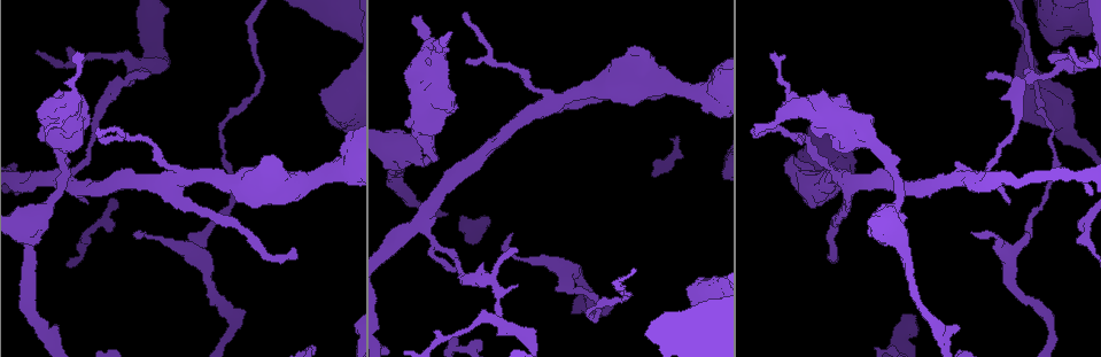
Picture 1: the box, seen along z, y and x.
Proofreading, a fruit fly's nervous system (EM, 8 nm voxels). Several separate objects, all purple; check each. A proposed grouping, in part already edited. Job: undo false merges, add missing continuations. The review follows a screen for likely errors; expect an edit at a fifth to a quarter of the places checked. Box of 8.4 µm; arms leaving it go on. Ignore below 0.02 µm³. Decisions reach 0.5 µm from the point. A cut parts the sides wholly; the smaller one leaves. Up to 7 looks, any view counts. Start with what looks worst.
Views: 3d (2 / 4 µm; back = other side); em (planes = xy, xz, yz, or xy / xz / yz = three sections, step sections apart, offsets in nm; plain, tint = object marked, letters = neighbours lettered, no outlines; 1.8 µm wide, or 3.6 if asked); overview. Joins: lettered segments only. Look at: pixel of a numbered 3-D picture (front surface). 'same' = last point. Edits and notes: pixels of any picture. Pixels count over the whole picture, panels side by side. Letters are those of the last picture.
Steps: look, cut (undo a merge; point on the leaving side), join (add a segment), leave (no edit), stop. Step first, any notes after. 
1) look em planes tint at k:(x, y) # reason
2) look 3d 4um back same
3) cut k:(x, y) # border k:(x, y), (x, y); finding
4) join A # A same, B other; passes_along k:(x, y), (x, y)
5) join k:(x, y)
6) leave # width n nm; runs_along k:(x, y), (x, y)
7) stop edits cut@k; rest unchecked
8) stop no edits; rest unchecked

look em xz step 16 letters at 1:(294, 248) # long arm stops here

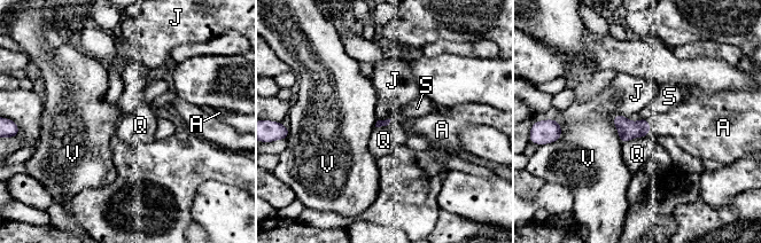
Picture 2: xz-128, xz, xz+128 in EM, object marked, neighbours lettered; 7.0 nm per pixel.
look em planes letters same

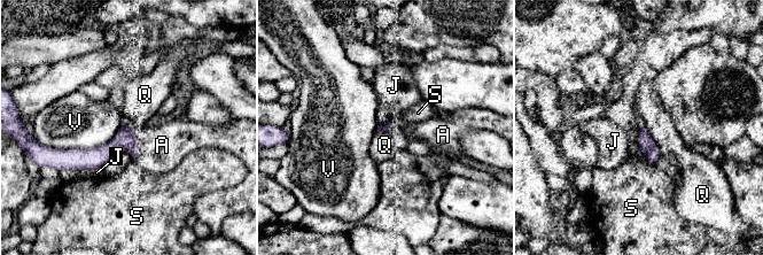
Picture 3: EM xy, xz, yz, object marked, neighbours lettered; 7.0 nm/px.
join A # A same, J other, Q other, S other, V other; the neuron continues

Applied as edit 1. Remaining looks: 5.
look overview # see it whole again

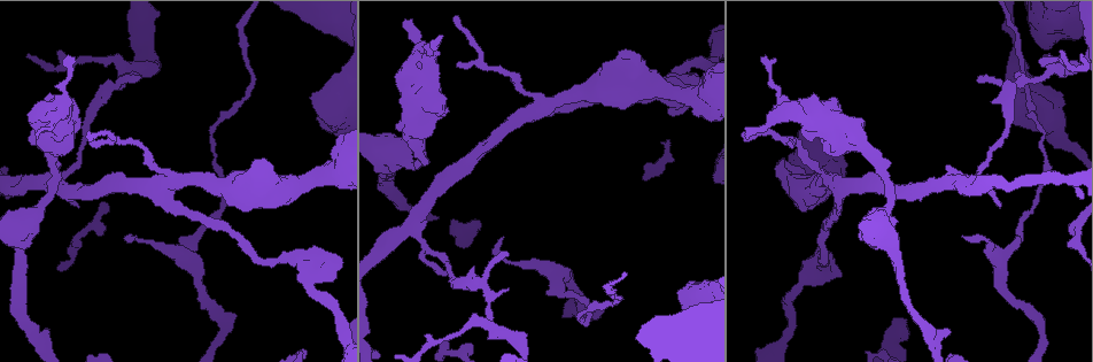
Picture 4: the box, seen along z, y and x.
look 3d 4um at 4:(949, 330)

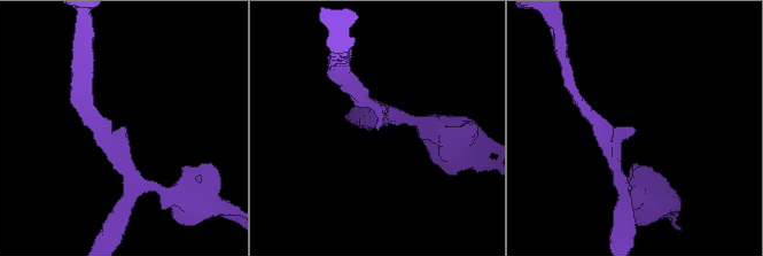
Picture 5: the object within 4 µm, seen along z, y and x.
look em yz step 16 tint at 5:(120, 130) # arm_widths 180, 220 nm; now the EM

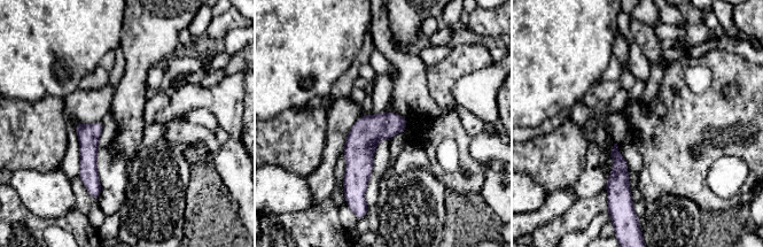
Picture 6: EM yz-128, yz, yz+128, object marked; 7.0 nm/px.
look em yz step 16 letters same # what lies round it

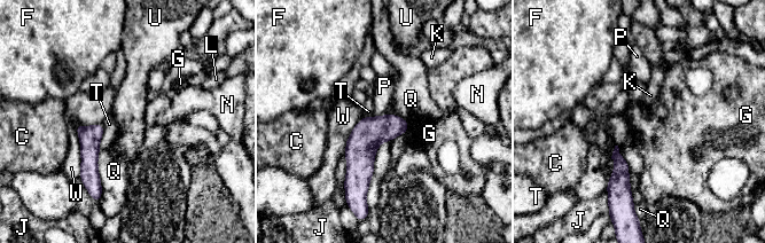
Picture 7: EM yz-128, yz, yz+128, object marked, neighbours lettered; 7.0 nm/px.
leave # width 220 nm; C other, F other, G other, J other, K other, L other, N other, P other, Q other, T other, U other, W other; border 7:(99, 151), (98, 172), (102, 196); no lettered segment goes on from it

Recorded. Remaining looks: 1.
stop edits join@3; rest unchecked

